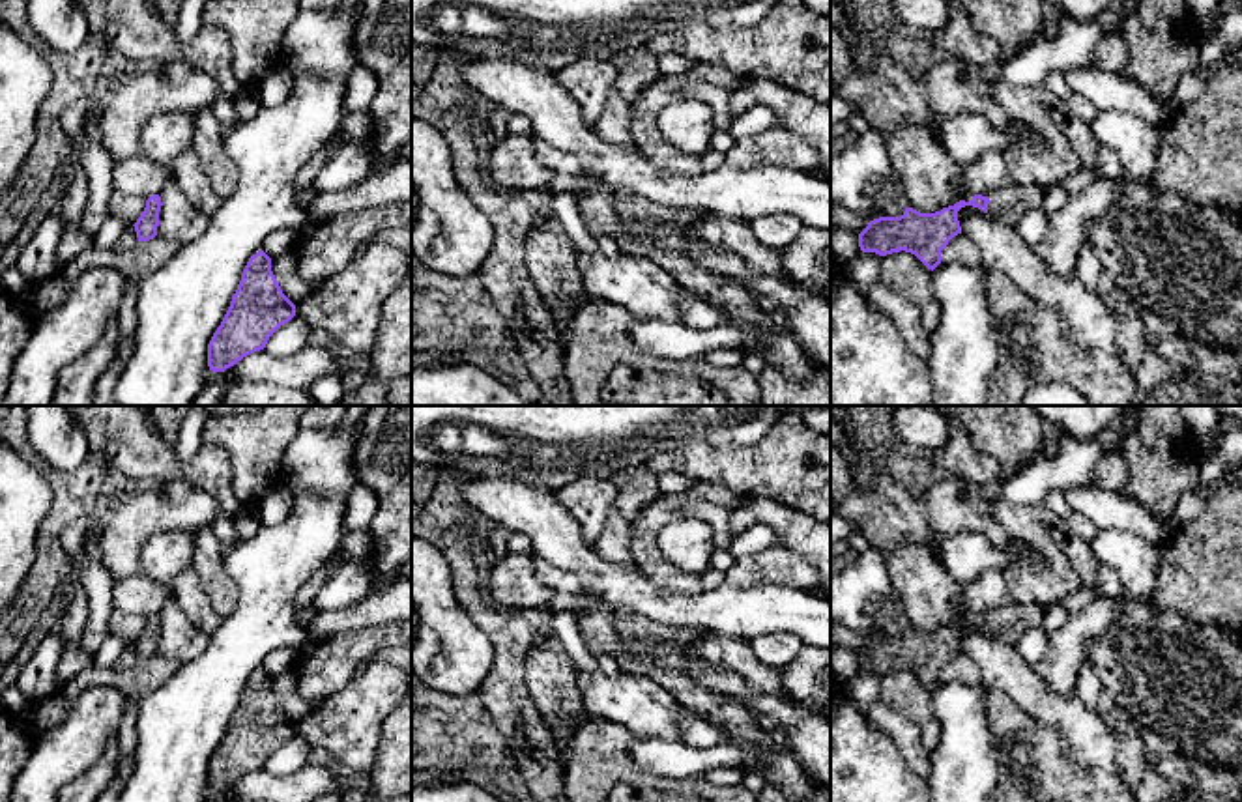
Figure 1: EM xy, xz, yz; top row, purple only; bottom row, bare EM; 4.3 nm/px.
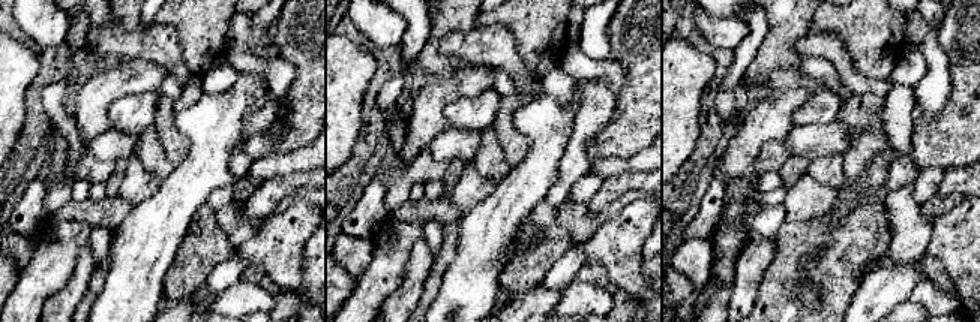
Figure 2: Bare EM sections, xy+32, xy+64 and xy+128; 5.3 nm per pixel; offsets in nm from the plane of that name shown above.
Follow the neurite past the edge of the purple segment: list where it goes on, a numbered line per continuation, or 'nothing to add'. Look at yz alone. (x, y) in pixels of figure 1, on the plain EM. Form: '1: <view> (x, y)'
1: yz (1009, 623)

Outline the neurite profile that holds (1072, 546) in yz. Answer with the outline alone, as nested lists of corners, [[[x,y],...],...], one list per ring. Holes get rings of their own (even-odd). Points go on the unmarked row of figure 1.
[[[1046,512],[1046,527],[1053,542],[1061,548],[1062,555],[1070,561],[1072,568],[1081,580],[1081,587],[1096,585],[1096,568],[1089,544],[1085,544],[1074,531],[1072,520],[1062,520]]]

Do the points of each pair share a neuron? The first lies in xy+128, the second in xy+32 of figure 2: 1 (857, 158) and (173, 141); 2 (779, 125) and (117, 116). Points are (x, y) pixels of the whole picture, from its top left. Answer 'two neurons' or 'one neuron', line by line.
1: one neuron
2: two neurons

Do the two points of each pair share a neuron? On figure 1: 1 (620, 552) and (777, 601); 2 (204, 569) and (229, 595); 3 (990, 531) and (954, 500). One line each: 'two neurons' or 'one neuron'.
1: two neurons
2: one neuron
3: one neuron

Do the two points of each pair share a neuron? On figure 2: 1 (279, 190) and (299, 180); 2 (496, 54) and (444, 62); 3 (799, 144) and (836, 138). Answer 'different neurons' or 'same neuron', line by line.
1: same neuron
2: different neurons
3: same neuron

